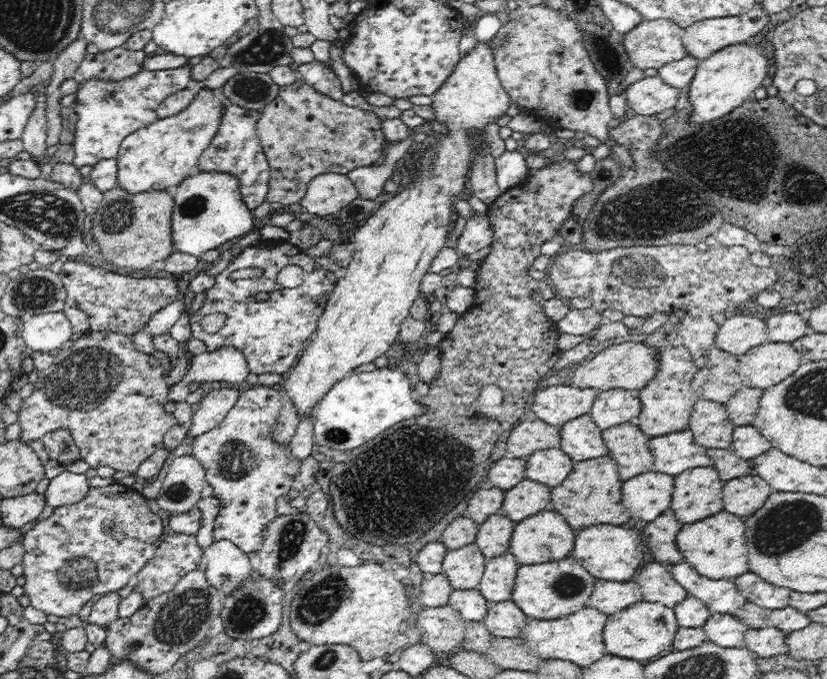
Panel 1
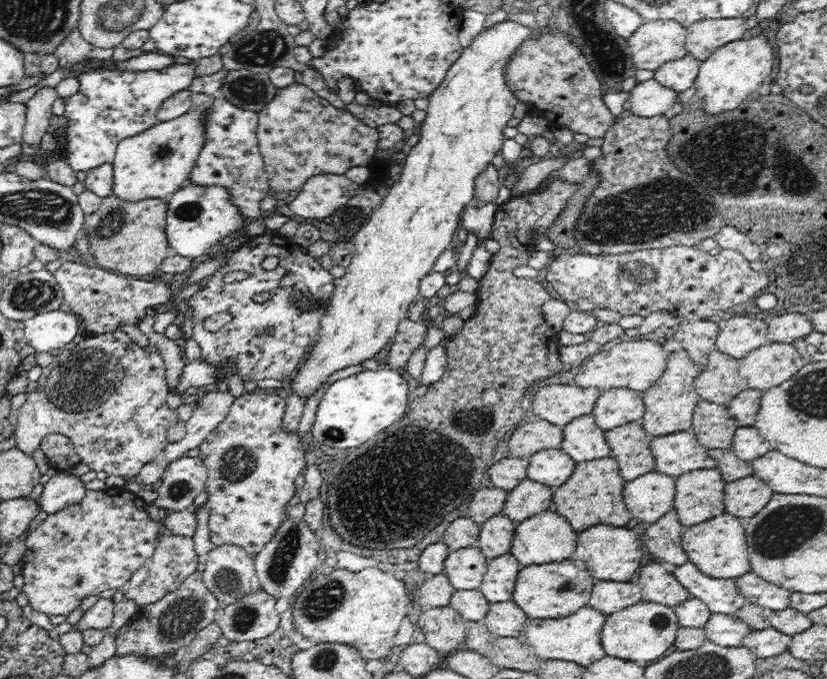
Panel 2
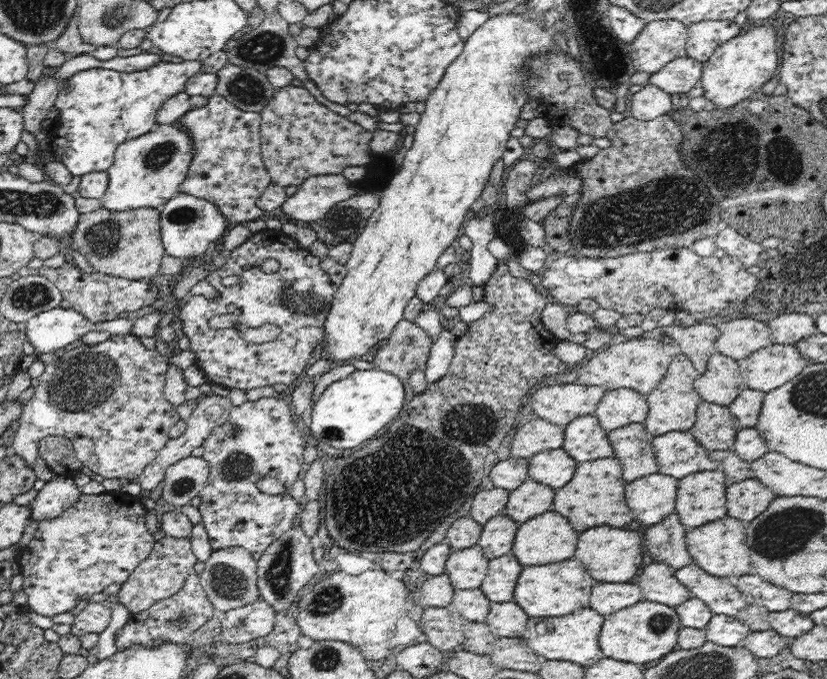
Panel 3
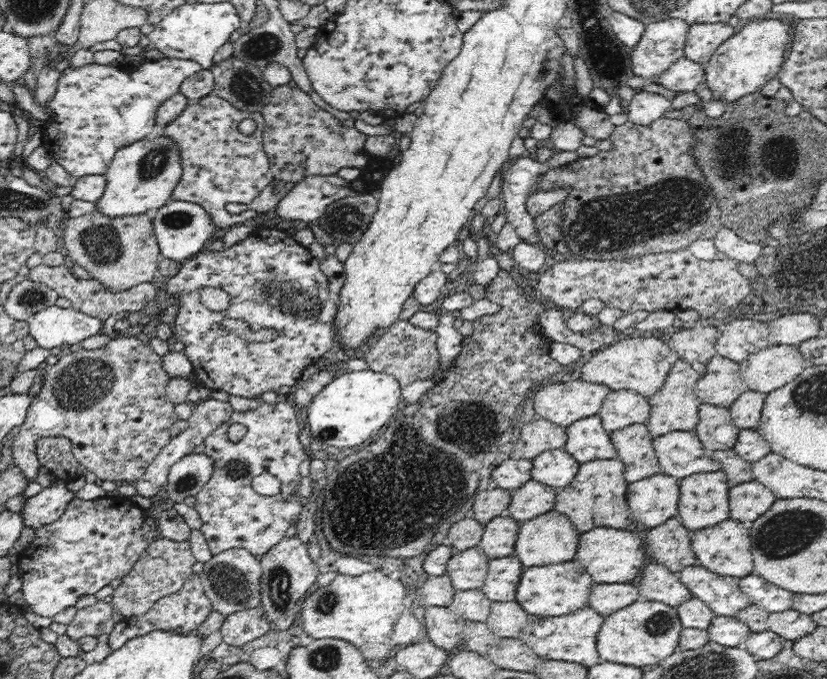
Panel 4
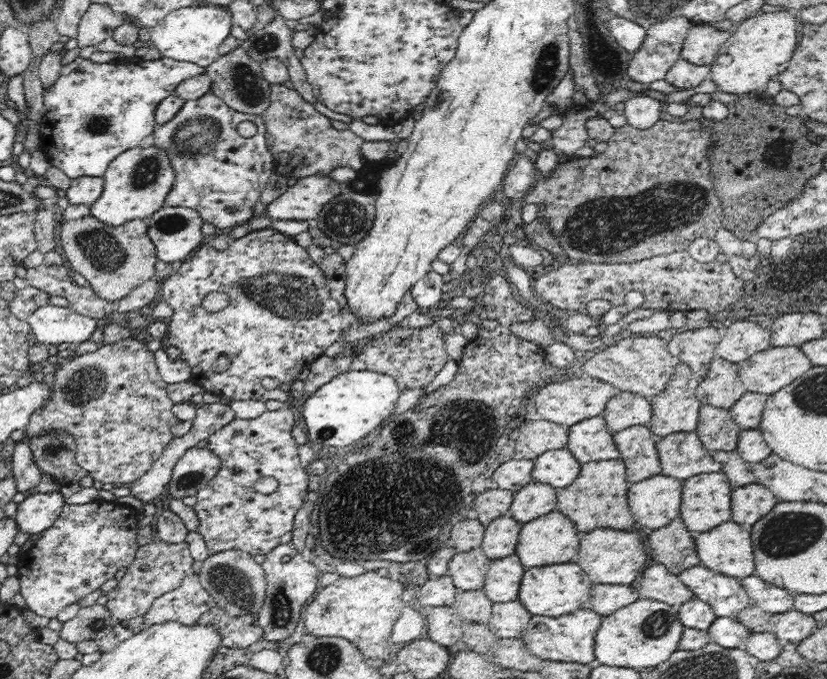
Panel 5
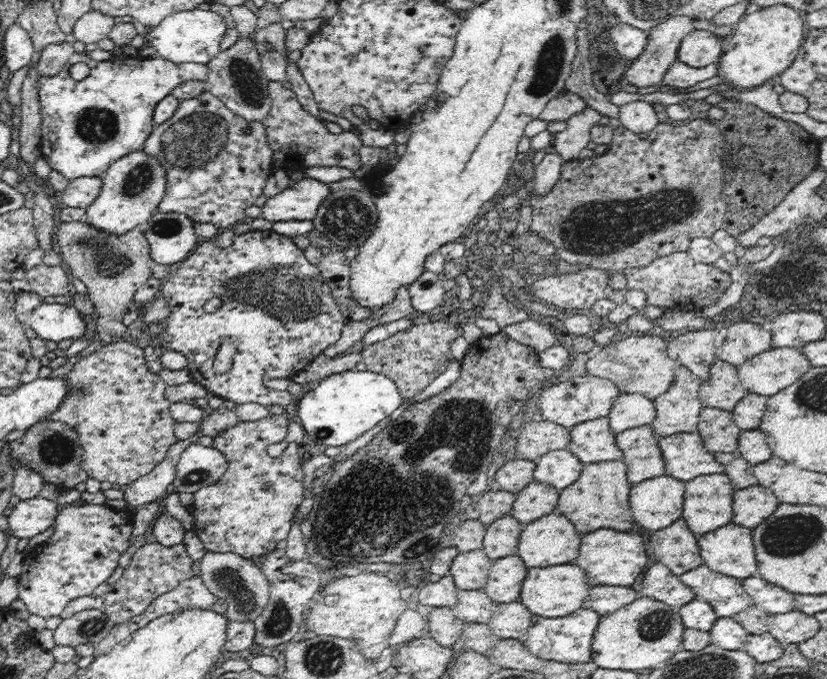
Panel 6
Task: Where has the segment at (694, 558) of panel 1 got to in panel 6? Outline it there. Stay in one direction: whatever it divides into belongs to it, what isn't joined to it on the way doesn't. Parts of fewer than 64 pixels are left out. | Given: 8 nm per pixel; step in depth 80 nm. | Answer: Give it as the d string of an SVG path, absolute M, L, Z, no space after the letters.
M728 524L698 538L703 564L714 572L740 580L756 572L757 560L750 528Z

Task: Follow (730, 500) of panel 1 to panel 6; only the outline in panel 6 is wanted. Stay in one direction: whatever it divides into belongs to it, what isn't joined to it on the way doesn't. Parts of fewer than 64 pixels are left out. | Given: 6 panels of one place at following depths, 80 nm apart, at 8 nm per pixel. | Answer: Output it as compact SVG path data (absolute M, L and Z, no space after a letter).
M763 486L735 490L733 500L734 522L748 528L756 528L781 503L769 488Z

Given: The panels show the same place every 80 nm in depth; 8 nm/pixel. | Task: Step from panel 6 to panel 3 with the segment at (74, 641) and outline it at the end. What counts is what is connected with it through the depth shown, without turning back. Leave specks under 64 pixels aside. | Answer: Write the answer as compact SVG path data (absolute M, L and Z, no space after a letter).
M106 600L90 602L81 612L75 615L71 631L77 637L86 633L98 633L108 628L112 616L113 604Z

